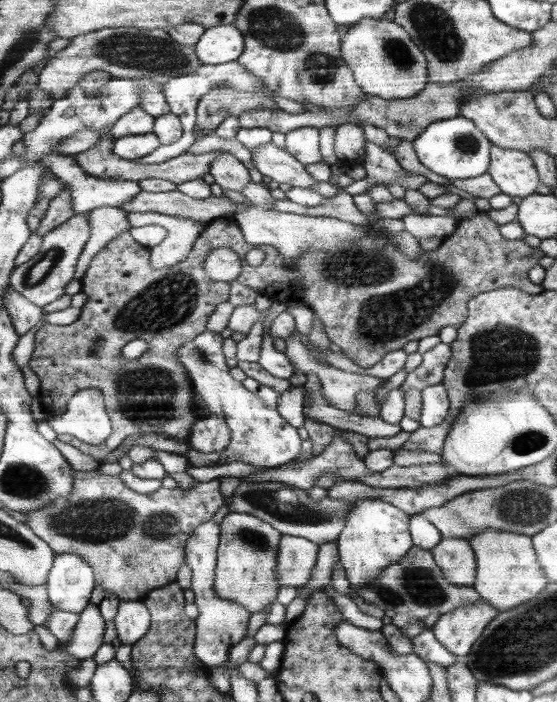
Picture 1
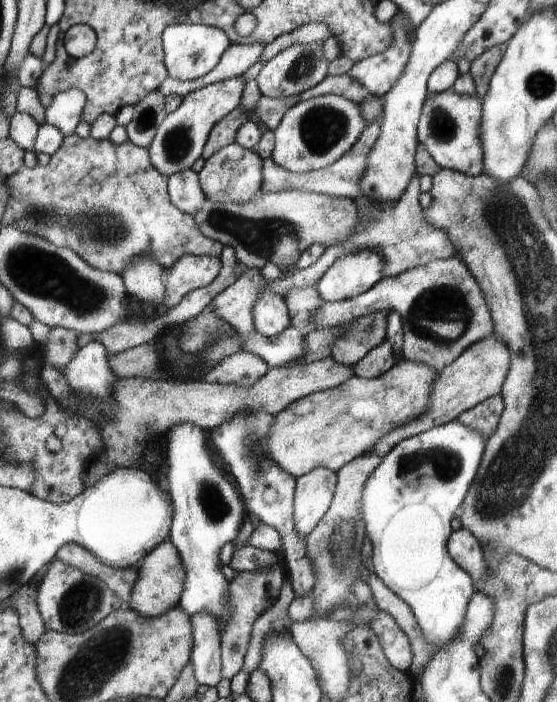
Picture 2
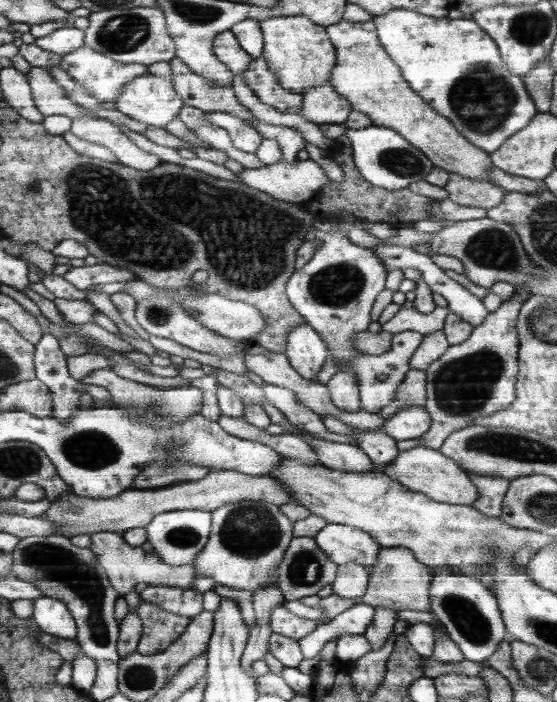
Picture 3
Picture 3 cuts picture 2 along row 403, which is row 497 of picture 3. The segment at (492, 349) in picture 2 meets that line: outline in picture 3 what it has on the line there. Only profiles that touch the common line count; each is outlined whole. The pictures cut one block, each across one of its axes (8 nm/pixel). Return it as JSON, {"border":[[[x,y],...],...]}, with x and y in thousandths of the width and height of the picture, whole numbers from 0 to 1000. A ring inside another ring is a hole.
{"border":[[[750,635],[736,641],[718,642],[704,661],[693,661],[689,667],[673,664],[671,670],[693,674],[704,682],[718,685],[718,689],[731,691],[743,701],[759,701],[776,712],[799,715],[804,718],[851,718],[860,712],[860,694],[846,684],[838,672],[811,651],[797,650],[790,642]]]}

